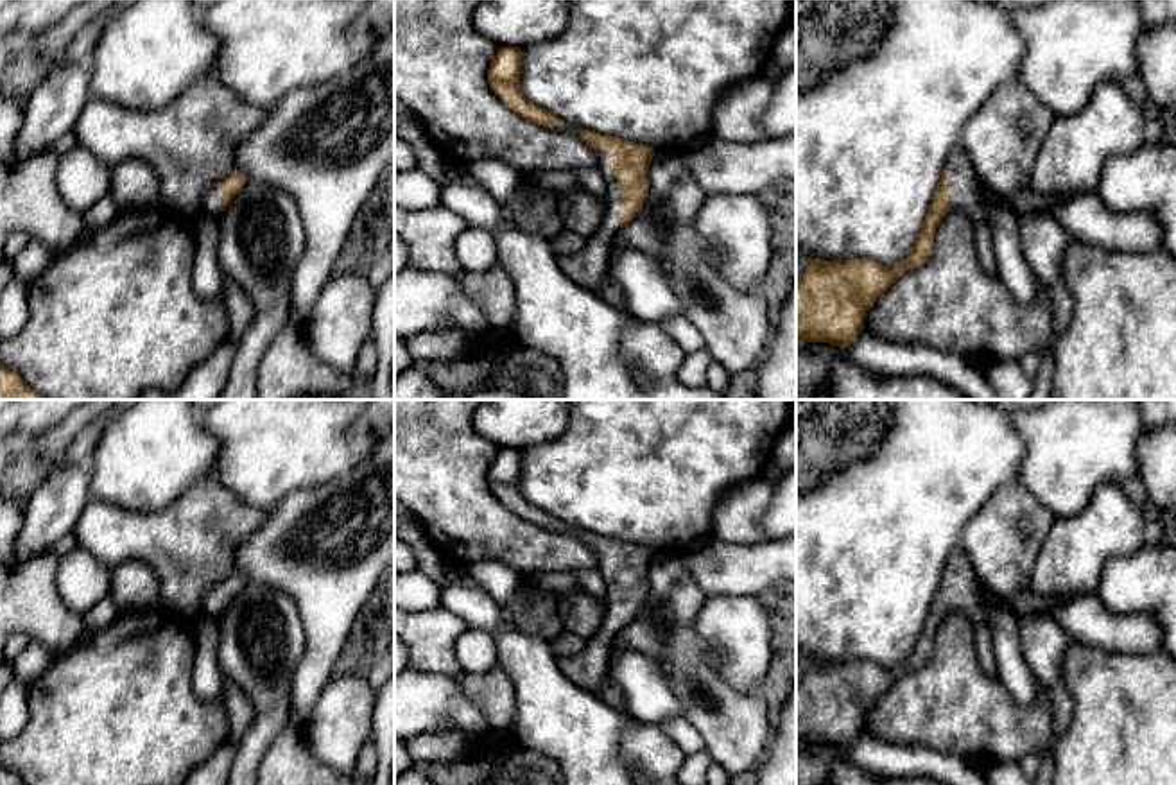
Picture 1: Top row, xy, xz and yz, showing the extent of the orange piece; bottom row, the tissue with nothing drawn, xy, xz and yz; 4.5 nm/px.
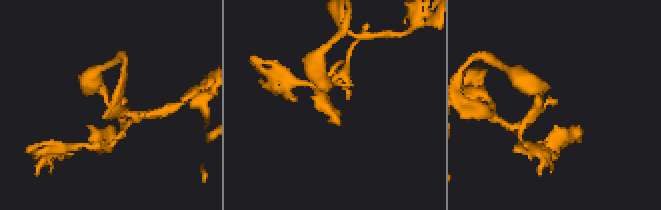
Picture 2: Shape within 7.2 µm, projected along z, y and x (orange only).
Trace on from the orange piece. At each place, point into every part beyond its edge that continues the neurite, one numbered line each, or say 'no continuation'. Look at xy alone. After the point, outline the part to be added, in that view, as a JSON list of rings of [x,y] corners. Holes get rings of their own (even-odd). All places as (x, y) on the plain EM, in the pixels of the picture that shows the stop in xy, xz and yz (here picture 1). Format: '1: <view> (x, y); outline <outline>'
1: xy (210, 603); outline [[[213,586],[203,599],[201,611],[204,611],[212,620],[219,618],[219,586]]]

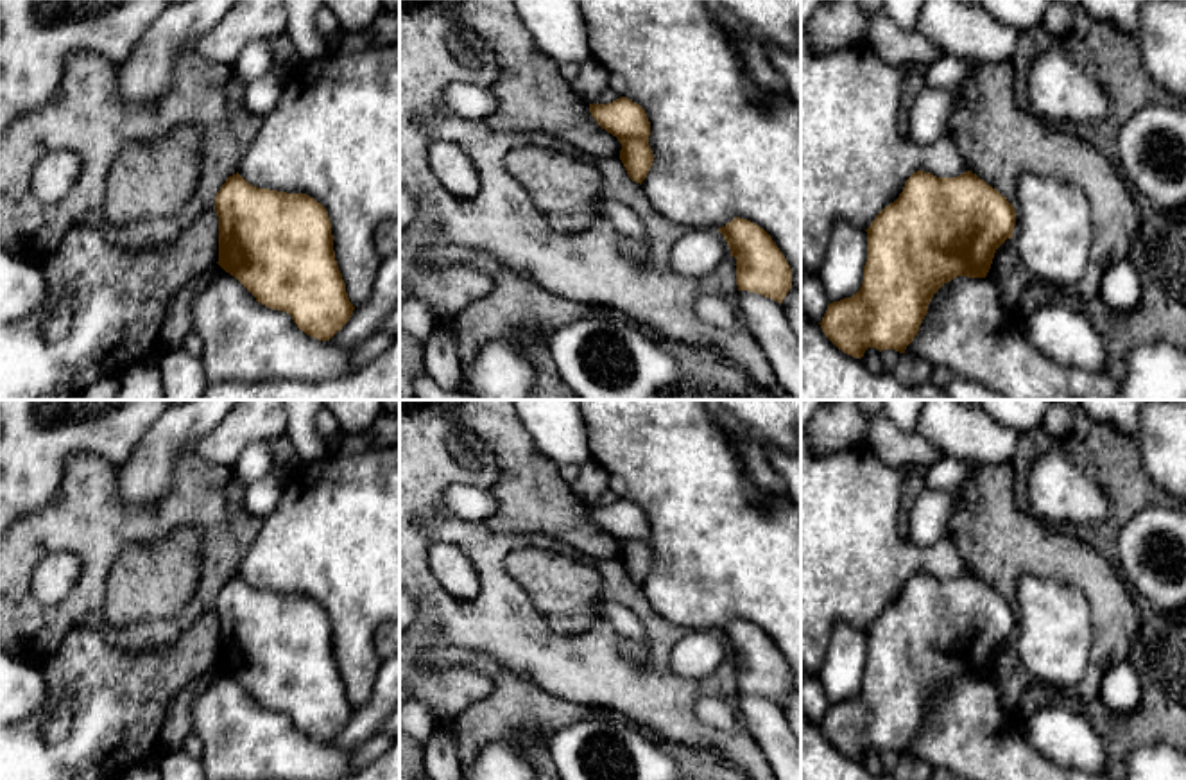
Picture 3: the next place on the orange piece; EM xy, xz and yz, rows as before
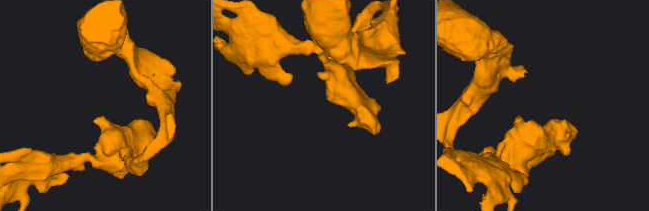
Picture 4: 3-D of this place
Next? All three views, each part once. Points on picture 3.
no continuation

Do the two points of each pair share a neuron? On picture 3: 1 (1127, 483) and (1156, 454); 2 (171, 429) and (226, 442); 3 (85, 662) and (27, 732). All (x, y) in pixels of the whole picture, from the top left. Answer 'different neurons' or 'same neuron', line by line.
1: different neurons
2: different neurons
3: same neuron

